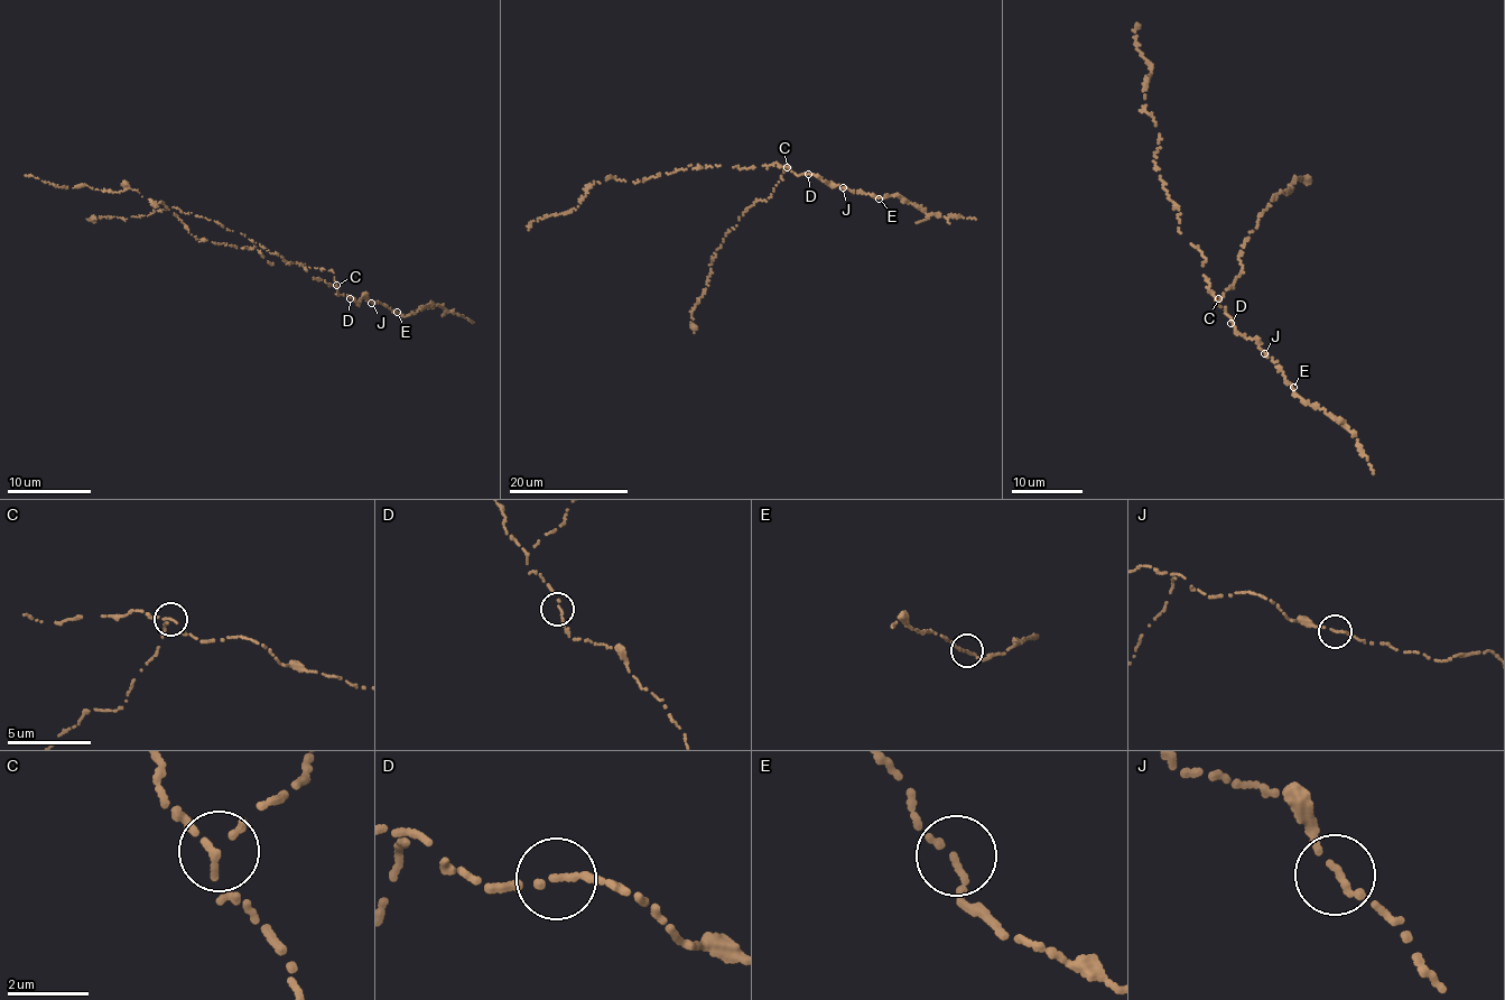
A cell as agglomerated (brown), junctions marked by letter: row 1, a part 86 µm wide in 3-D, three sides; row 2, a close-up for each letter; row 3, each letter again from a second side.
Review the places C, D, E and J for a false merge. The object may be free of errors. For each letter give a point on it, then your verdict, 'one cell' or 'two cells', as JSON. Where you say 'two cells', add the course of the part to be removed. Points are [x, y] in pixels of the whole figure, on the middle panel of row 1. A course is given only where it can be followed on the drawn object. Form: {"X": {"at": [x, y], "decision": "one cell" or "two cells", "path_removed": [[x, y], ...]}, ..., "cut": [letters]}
{"C": {"at": [787, 167], "decision": "two cells", "path_removed": [[787, 167], [769, 200], [760, 200], [746, 209], [725, 235], [711, 265], [708, 287], [693, 311], [693, 333]]}, "D": {"at": [808, 174], "decision": "one cell"}, "E": {"at": [879, 198], "decision": "one cell"}, "J": {"at": [843, 187], "decision": "one cell"}, "cut": ["C"]}

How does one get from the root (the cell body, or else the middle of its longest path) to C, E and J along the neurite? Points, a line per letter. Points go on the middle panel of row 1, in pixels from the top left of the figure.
C: (750, 168), (776, 164), (787, 167)
E: (750, 168), (776, 164), (799, 175), (818, 175), (830, 185), (879, 198)
J: (750, 168), (776, 164), (799, 175), (818, 175), (826, 183), (843, 187)

